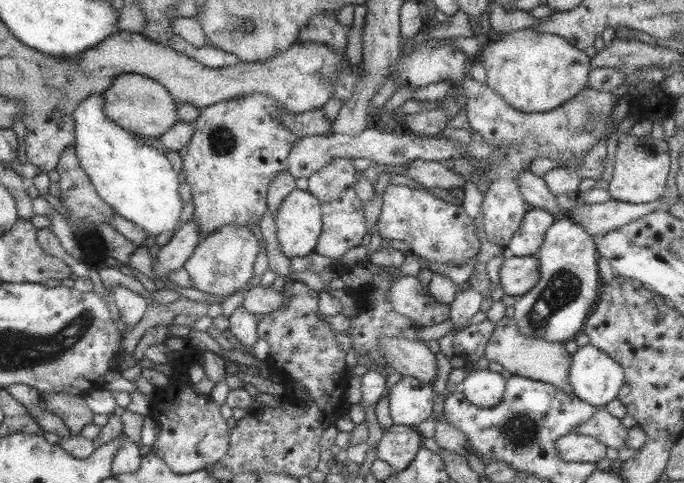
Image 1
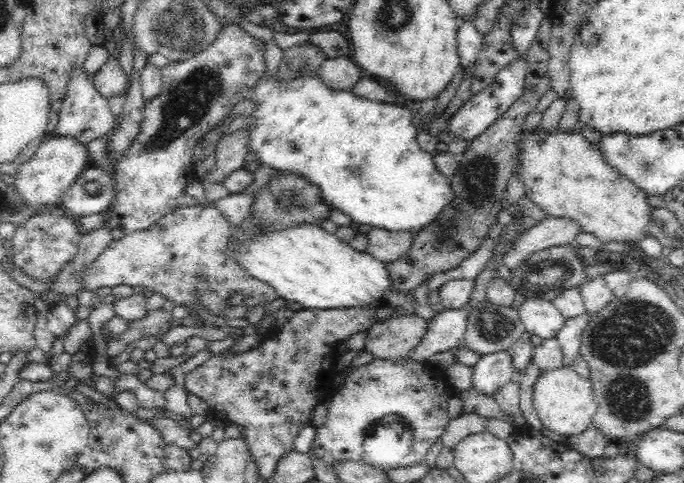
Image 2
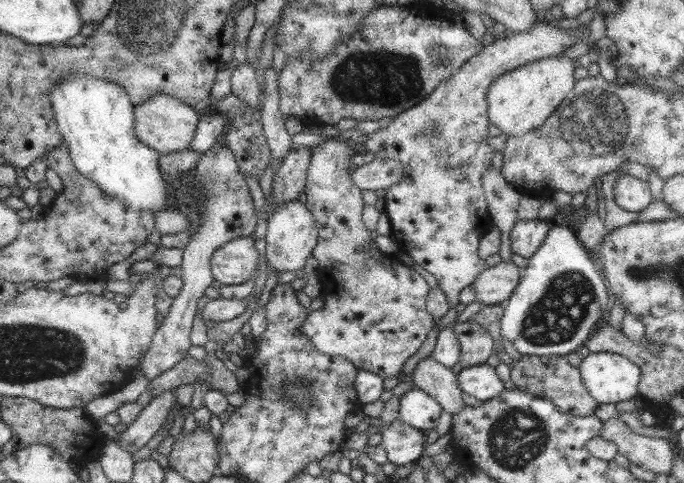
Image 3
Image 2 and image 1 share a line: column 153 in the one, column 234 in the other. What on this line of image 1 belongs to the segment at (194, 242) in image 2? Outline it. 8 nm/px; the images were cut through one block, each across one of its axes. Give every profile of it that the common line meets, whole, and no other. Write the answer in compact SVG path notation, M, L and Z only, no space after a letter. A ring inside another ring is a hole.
M225 224L217 228L191 252L183 270L189 275L192 288L214 297L227 297L241 291L251 277L251 266L257 256L257 240L255 236L245 230L245 226Z

